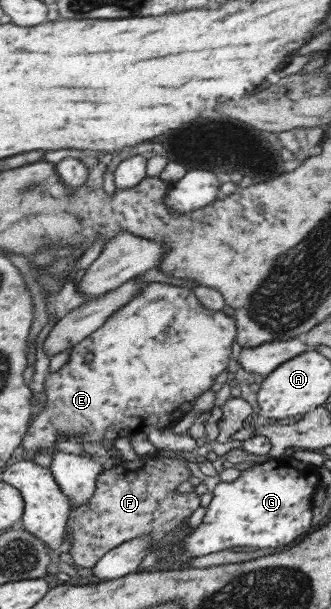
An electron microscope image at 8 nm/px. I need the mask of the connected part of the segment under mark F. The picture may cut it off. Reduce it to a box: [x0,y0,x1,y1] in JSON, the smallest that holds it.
[65,453,199,568]

